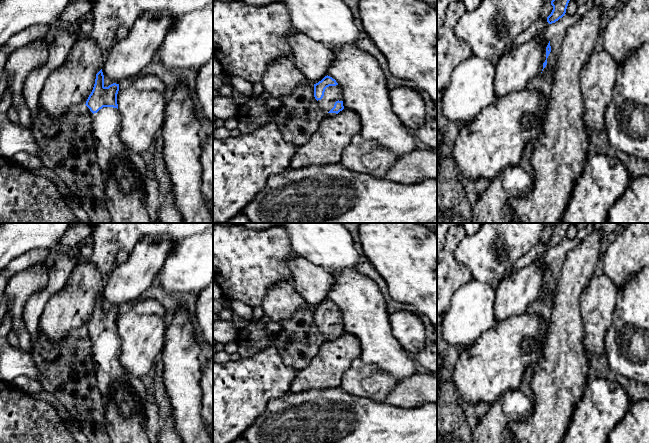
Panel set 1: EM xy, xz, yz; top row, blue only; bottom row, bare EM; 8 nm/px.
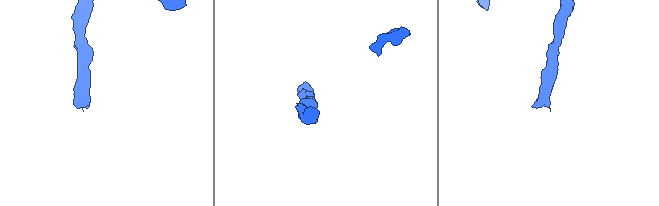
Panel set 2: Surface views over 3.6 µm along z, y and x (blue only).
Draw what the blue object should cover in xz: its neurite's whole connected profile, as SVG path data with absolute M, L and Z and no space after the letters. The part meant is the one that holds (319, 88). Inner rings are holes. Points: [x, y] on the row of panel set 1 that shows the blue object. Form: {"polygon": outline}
{"polygon": "M328 75L314 84L314 97L326 114L338 114L344 109L342 89L336 80Z"}

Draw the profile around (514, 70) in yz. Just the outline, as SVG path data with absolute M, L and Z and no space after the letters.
M537 35L530 41L514 46L496 64L495 94L502 98L510 92L527 88L528 83L543 69L549 40Z

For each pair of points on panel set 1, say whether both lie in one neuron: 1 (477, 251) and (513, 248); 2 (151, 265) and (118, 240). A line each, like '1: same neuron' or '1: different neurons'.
1: same neuron
2: different neurons

